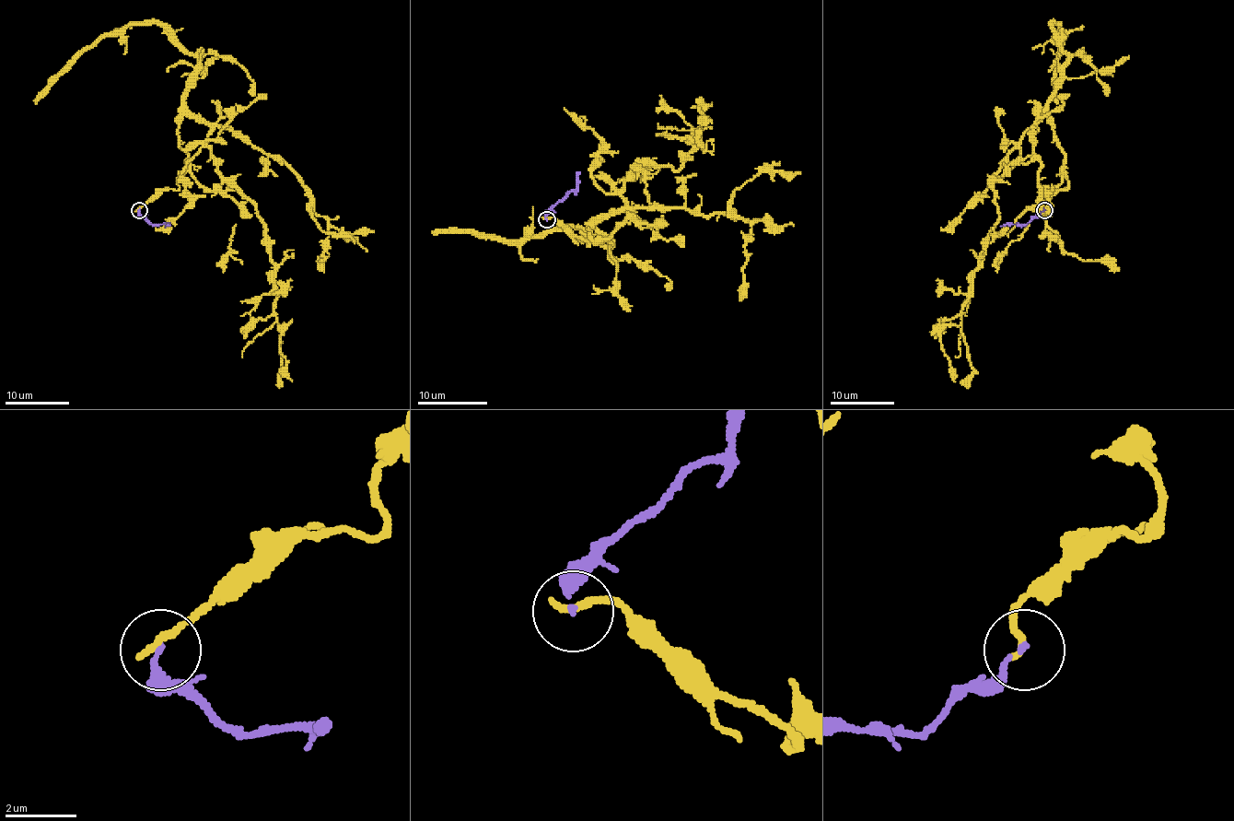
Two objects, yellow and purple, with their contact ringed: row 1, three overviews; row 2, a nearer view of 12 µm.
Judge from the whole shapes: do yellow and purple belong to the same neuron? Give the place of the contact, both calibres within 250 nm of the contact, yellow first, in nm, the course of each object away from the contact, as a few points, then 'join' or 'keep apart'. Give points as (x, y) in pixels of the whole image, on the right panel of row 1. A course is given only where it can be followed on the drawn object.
(1044, 210) | 220/150 nm | yellow via (1043, 209), (1067, 187), (1045, 115), (994, 176), (998, 216), (984, 260), (961, 322), (941, 332), (955, 381) | purple via (1043, 209), (1028, 224), (1000, 226) | keep apart

